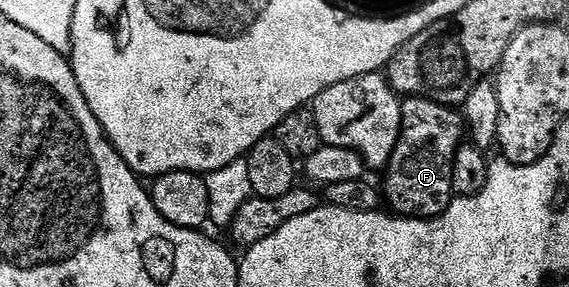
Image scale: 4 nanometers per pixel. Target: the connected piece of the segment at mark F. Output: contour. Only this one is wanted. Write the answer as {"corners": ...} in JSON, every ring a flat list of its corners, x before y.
{"corners":[[409,97,402,102,403,118,397,147,382,174,381,193,392,214,429,221,439,217,453,199,451,176,453,159,465,141,462,112,450,105,439,105,424,97]]}

